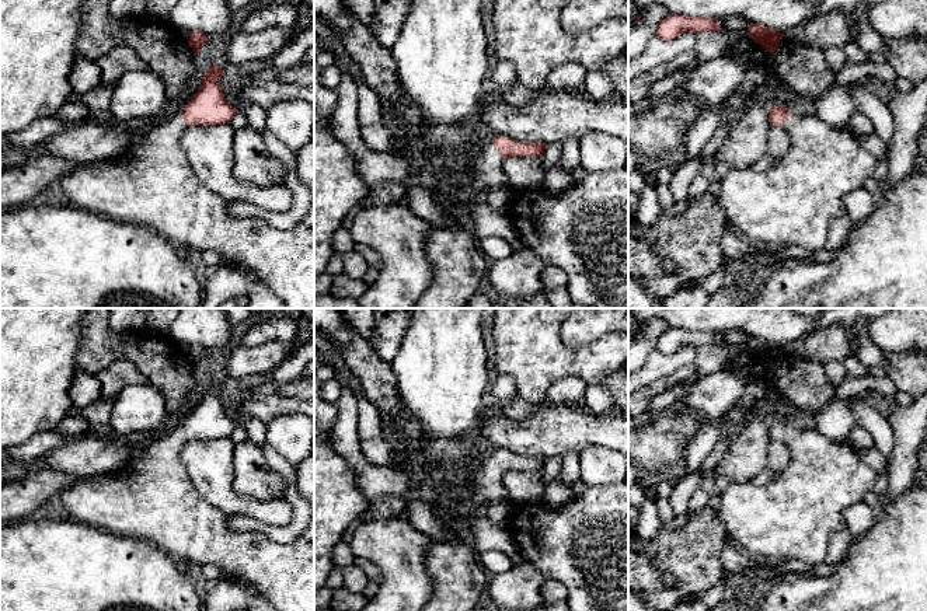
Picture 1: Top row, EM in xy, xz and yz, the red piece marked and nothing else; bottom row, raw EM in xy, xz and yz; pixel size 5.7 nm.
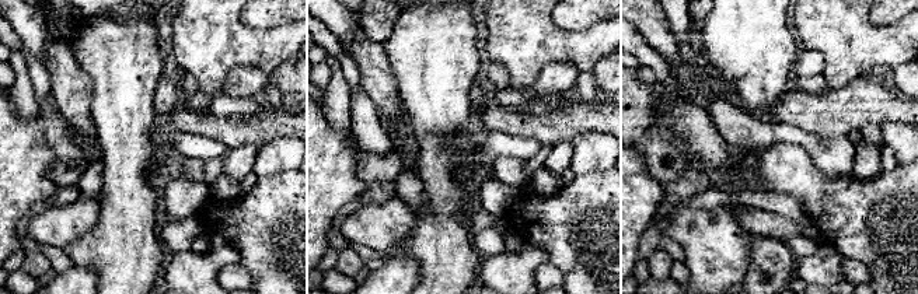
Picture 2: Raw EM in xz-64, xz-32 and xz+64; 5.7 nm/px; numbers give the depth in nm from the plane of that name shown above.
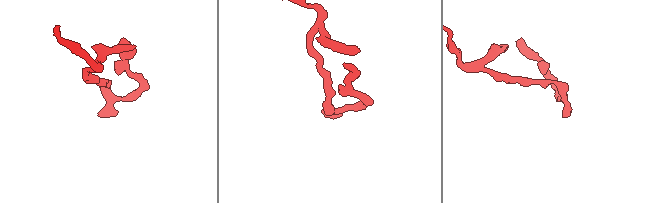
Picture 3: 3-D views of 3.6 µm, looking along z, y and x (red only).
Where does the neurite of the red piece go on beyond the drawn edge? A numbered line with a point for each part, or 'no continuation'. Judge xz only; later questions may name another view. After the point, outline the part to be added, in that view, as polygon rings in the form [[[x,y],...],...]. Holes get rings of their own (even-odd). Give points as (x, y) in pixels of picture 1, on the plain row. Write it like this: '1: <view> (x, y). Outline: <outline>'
1: xz (490, 486). Outline: [[[492,457],[481,460],[474,467],[474,503],[489,507],[496,503],[515,503],[510,500],[505,474]]]

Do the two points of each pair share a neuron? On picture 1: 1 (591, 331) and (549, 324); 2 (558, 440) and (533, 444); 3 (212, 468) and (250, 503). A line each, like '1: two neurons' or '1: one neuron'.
1: two neurons
2: one neuron
3: one neuron

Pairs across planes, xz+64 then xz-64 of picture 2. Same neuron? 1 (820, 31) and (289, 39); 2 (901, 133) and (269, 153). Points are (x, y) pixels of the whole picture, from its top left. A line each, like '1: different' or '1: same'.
1: same
2: same

